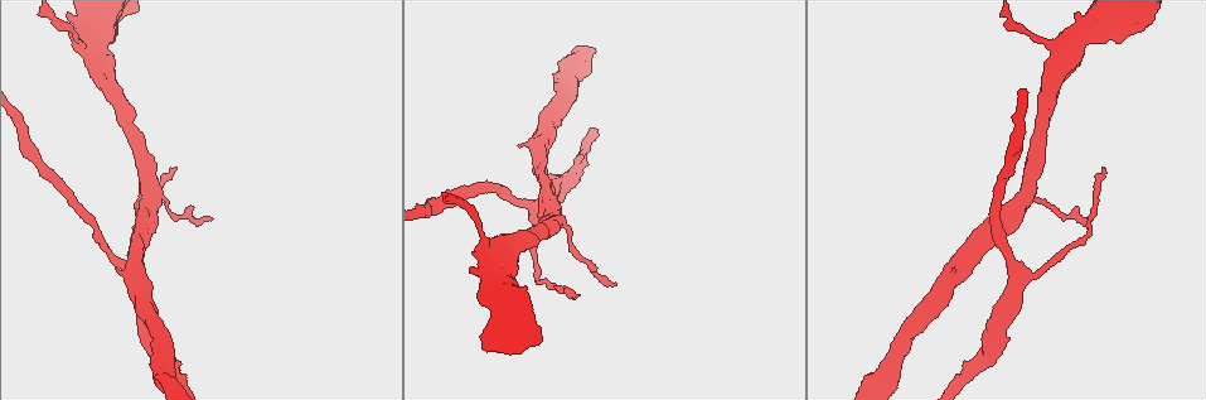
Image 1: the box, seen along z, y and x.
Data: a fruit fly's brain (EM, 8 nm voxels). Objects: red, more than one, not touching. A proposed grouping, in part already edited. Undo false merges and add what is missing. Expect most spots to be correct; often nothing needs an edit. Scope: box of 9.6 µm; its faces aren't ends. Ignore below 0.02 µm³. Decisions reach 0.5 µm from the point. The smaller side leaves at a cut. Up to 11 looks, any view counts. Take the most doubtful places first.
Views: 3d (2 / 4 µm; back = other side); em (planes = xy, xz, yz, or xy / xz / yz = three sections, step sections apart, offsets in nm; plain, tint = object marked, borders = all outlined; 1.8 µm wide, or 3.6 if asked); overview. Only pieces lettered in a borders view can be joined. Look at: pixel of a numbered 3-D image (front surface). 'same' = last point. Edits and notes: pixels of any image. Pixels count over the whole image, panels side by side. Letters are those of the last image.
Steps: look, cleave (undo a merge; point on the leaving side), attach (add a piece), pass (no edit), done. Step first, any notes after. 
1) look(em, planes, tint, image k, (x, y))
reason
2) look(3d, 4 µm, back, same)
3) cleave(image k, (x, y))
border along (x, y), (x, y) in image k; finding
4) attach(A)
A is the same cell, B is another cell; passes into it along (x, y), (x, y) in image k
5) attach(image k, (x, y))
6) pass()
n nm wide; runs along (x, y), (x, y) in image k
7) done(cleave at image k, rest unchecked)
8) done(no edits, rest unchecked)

look(em, xy, step 16, tint, image 1, (615, 285))
free end

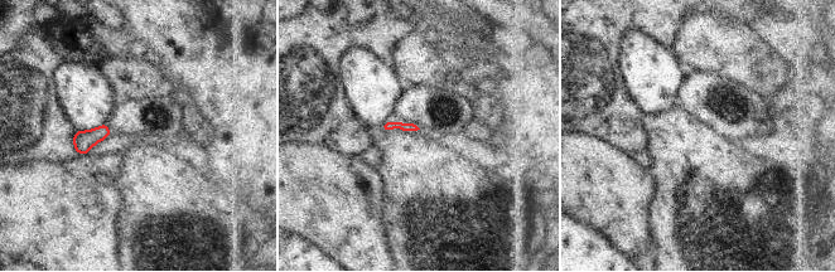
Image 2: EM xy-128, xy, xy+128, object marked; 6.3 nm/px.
look(em, planes, borders, same)

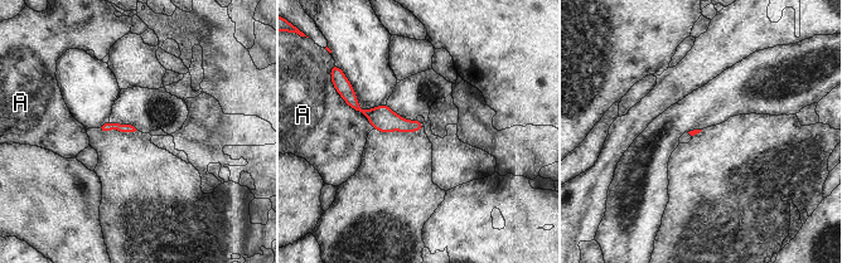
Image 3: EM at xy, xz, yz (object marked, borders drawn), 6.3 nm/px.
pass()
A is another cell; border along (339, 95), (361, 115) in image 3; no lettered piece goes on from it

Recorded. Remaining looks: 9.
look(3d, 4 µm, image 1, (78, 42))
a narrow waist

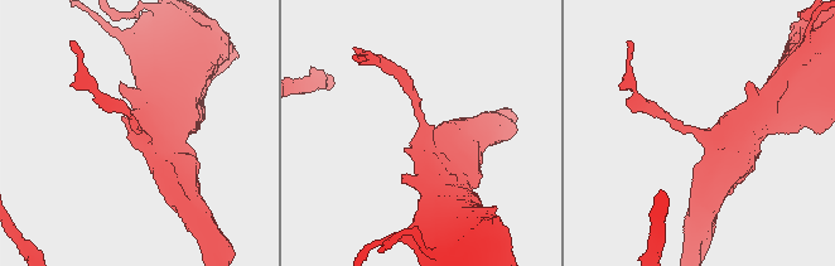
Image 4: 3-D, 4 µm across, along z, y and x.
look(em, planes, borders, image 4, (142, 137))
need the tissue

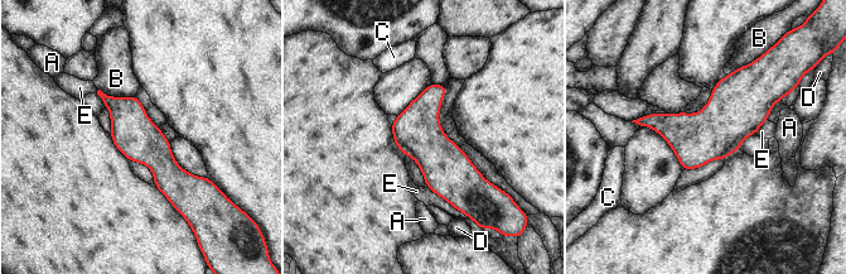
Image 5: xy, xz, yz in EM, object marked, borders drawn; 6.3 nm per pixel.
pass()
A, B, C, D and E are other cells; border along (97, 90), (111, 96), (135, 96) in image 5; continuous, no second cell

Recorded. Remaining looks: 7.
look(3d, 2 µm, image 1, (1014, 277))

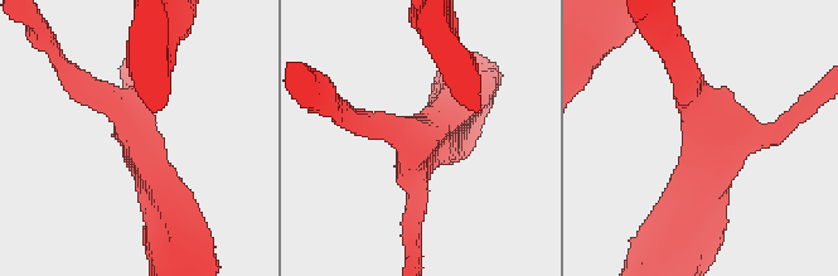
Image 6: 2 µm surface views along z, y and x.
look(em, xy, step 8, tint, image 6, (415, 139))
3 arms

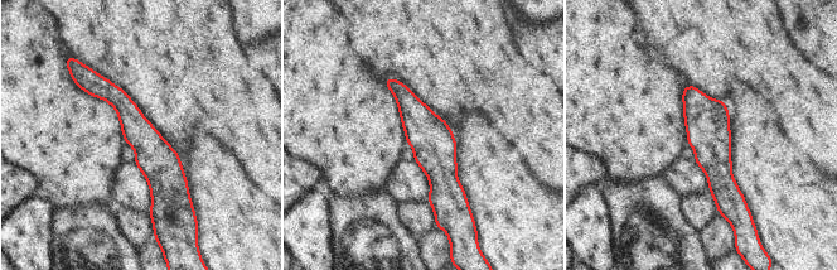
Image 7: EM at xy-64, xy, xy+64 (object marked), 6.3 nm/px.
look(em, planes, borders, same)

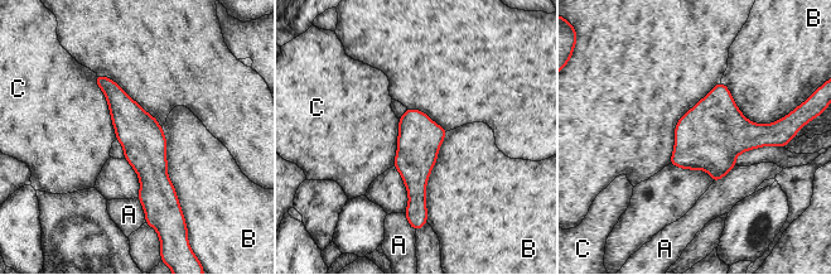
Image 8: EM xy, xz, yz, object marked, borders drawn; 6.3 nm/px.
pass()
B touches over 600 nm; A, B and C are other cells; runs along (98, 78), (143, 138), (148, 208) in image 8; continuous, no second cell

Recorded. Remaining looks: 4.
look(em, planes, tint, image 1, (985, 360))
sudden change in width

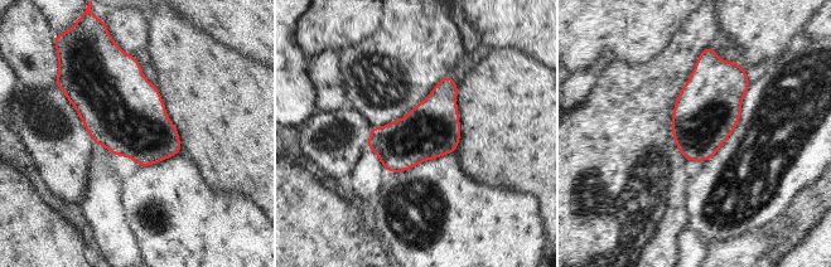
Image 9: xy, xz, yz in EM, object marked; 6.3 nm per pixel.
look(em, planes, borders, same)
see the neighbours

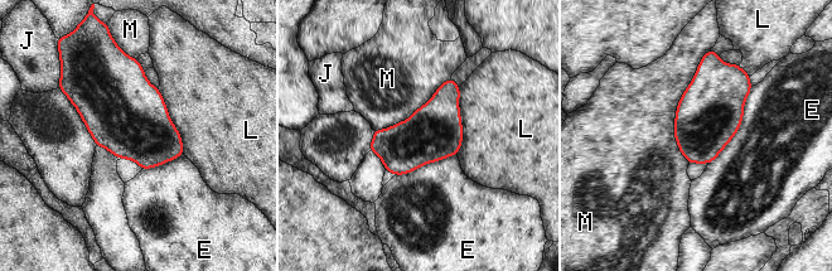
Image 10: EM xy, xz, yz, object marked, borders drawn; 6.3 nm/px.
pass()
E, J, L and M are other cells; border along (710, 48), (676, 111), (688, 164) in image 10; continuous, no second cell

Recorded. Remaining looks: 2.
done(no edits, rest unchecked)

